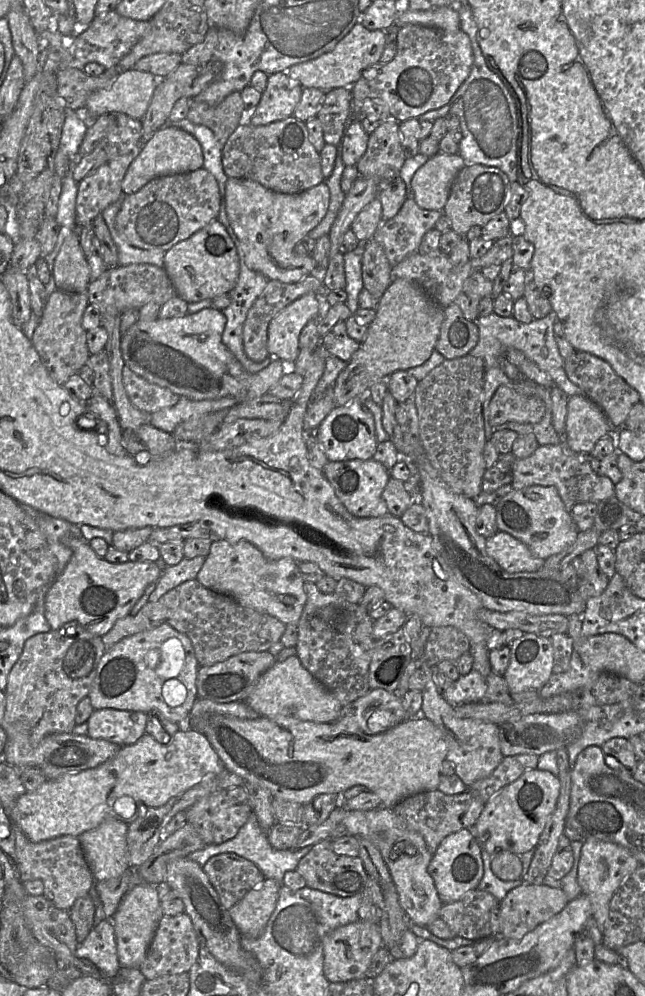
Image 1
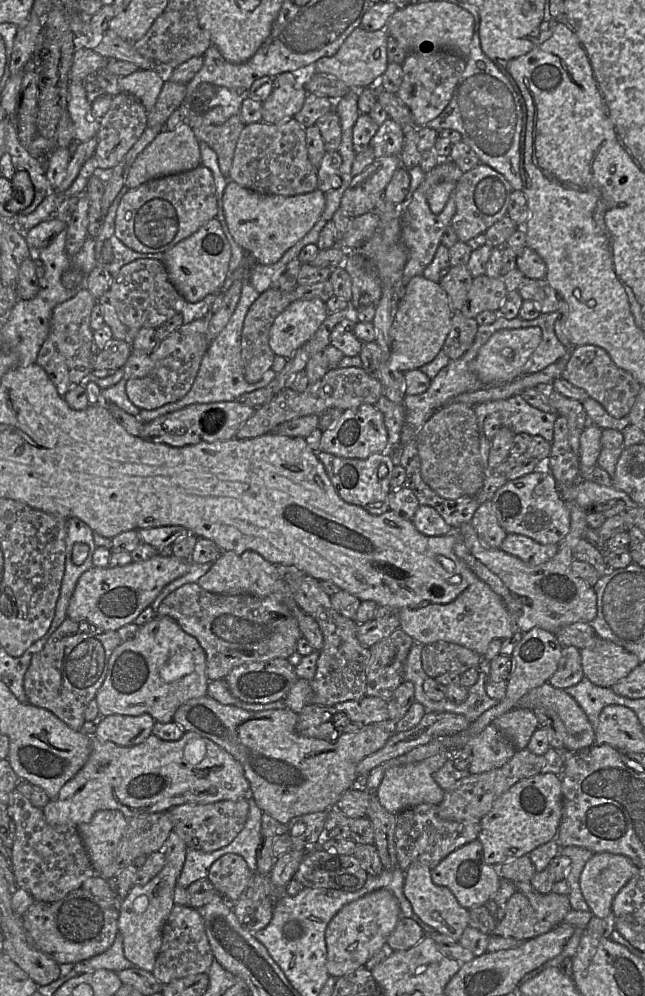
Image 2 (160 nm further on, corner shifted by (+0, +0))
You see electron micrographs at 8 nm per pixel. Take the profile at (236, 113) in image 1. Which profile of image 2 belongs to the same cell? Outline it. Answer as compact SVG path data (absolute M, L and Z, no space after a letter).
M236 114L221 125L192 128L197 141L206 143L216 153L220 171L227 178L238 139L245 126L240 114Z

